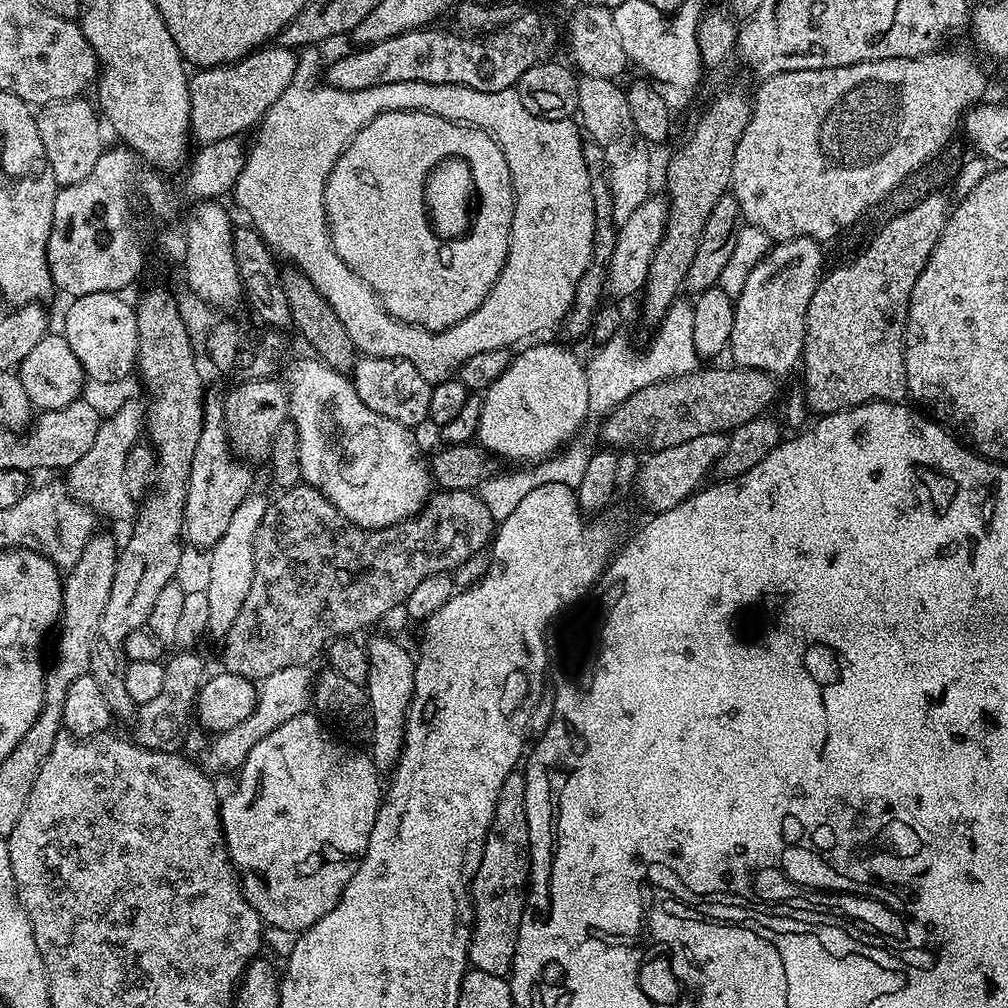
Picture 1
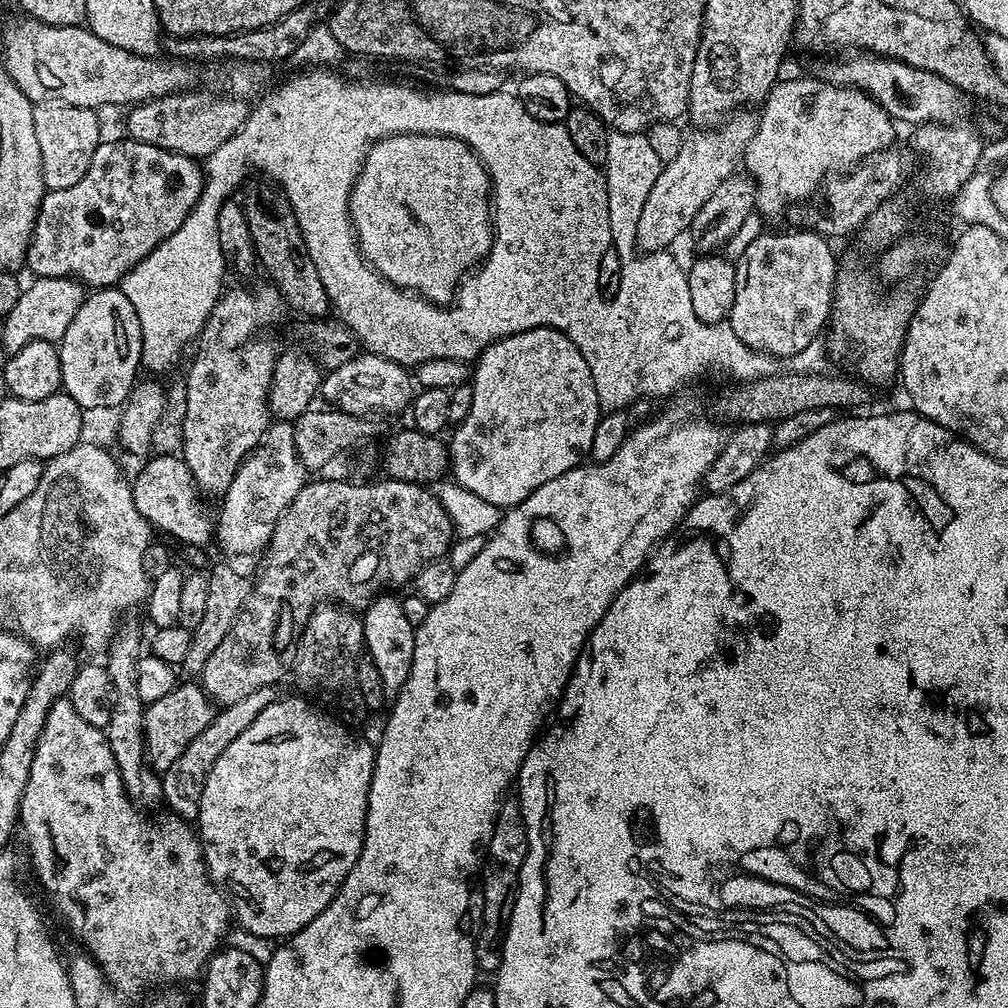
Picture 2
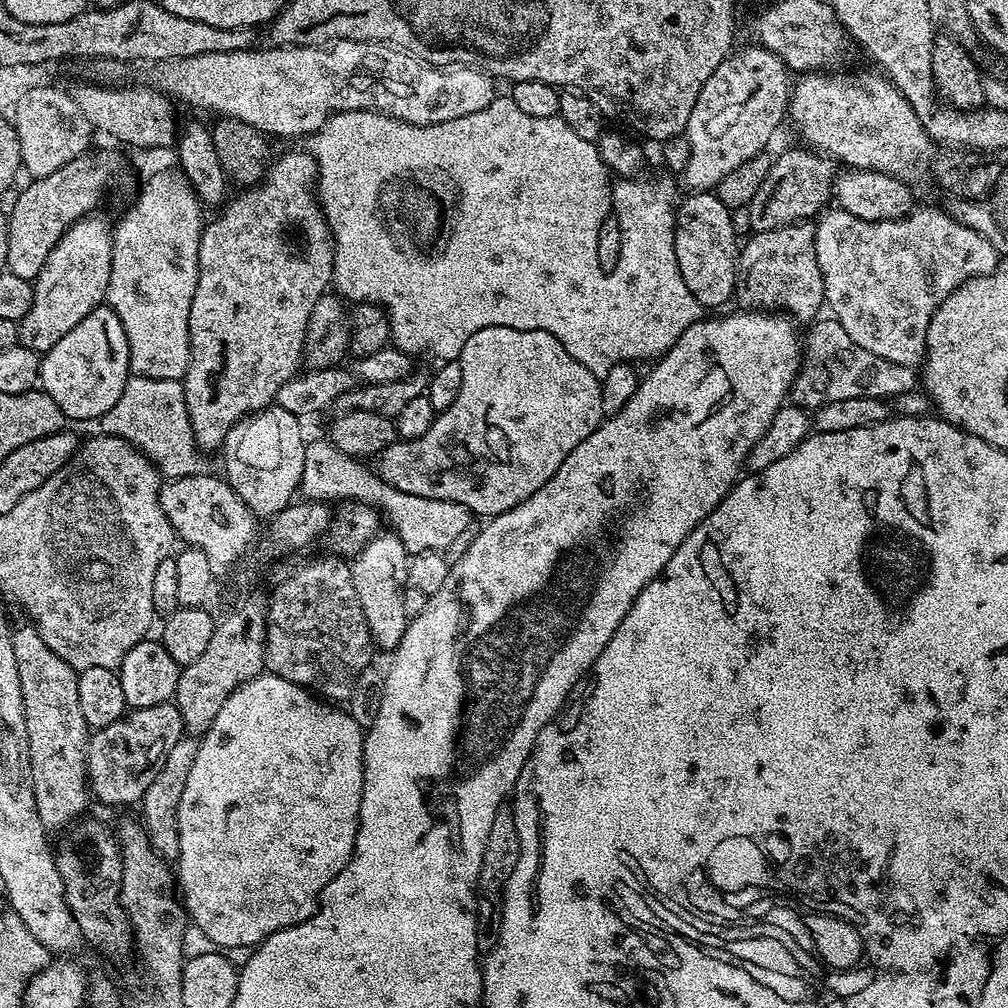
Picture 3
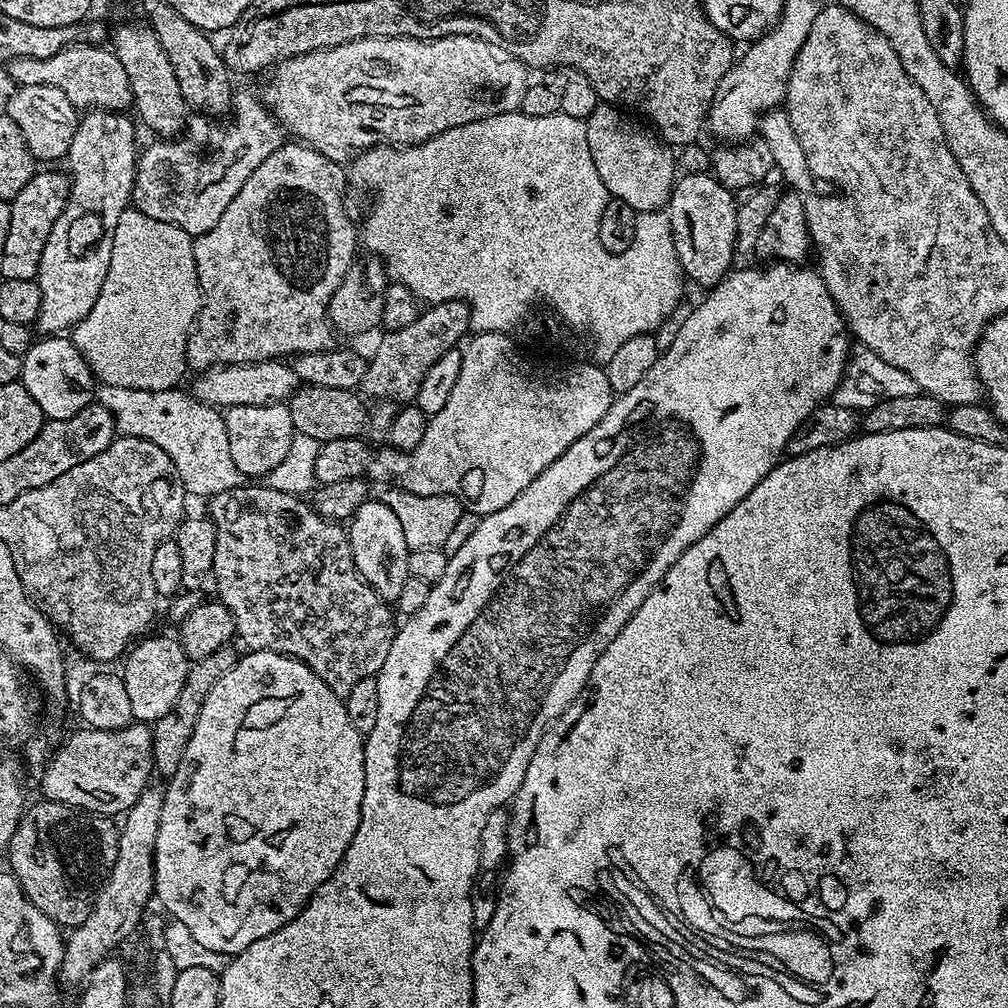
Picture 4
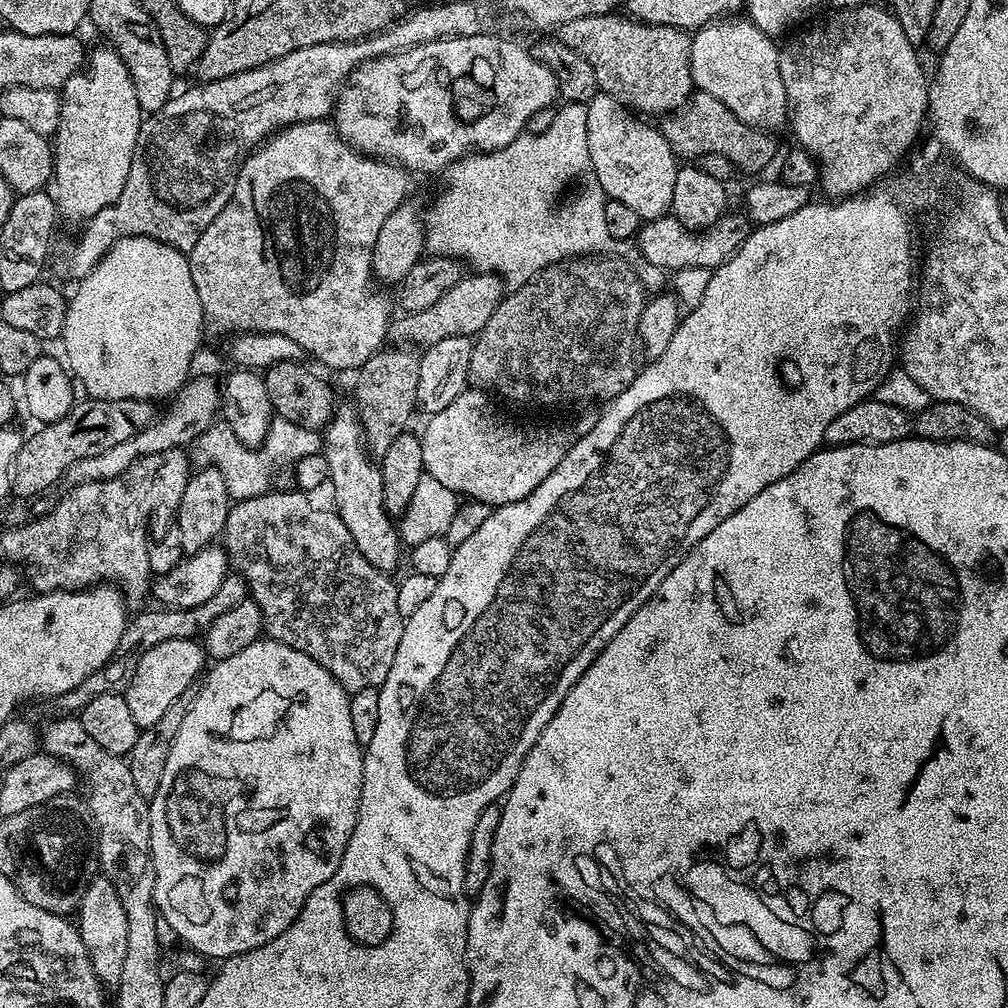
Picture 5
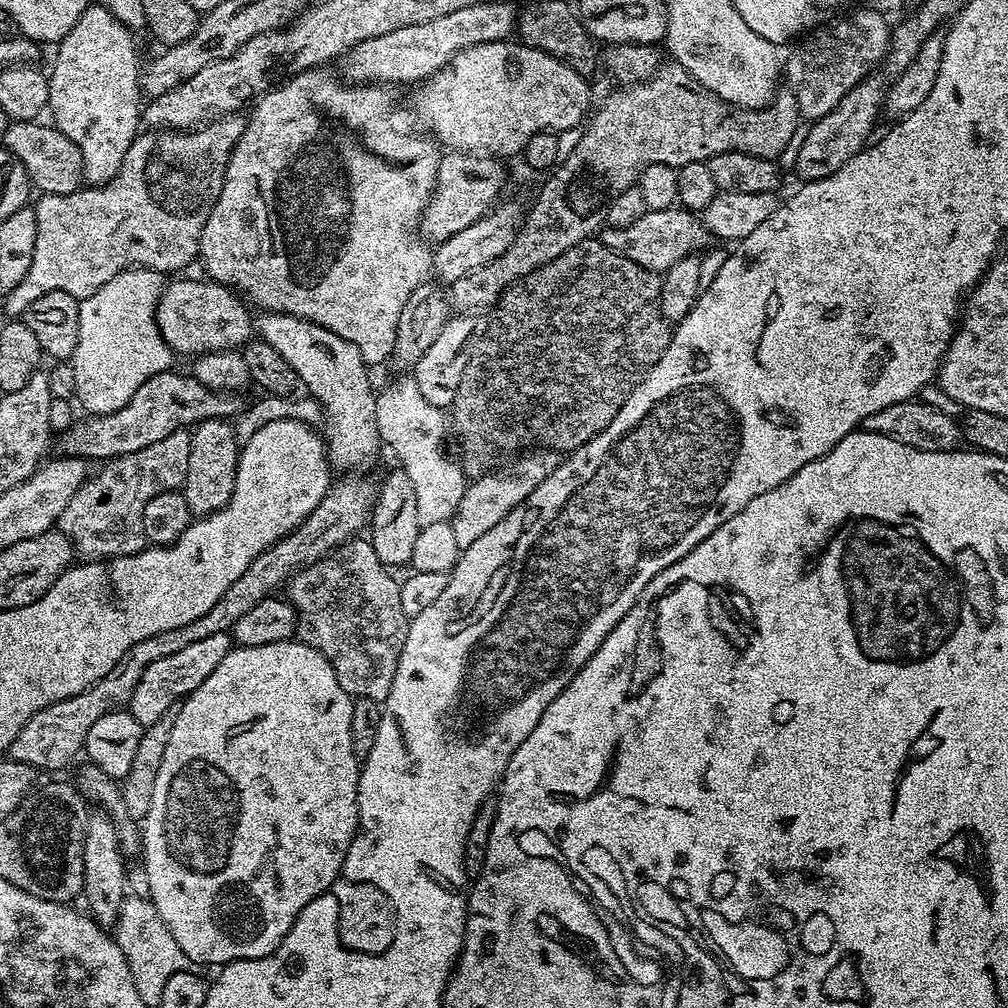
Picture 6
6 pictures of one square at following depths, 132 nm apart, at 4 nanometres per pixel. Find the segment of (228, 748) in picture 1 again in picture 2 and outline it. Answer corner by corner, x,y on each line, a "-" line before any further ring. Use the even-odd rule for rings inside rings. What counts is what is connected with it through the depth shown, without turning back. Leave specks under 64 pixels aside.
269,686
262,690
254,690
254,694
246,694
246,698
242,698
242,702
234,702
227,706
221,707
219,711
213,715
210,726
206,726
206,730
202,730
202,734
198,734
198,738
194,738
186,746
186,750
182,750
182,754
178,754
178,758
174,758
174,762
162,774
162,800
168,803
175,815
189,821
195,821
200,815
200,795
202,794
202,786
204,780
208,777
208,771
214,766
214,762
218,762
218,754
222,754
222,750
226,750
226,746
230,746
230,742
234,742
234,738
238,738
238,734
242,734
242,730
246,730
246,726
250,726
250,722
254,722
254,718
258,716
266,708
278,699
278,692
275,687

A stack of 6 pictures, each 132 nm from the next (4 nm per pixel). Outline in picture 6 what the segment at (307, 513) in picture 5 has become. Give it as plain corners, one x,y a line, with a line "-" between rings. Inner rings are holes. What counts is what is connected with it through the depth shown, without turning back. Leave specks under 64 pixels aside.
371,539
349,540
316,564
300,569
286,585
286,599
296,611
296,636
300,643
318,650
330,662
342,690
350,697
365,696
383,702
390,694
398,658
406,642
409,617
402,614
400,580
392,577
389,565
374,554

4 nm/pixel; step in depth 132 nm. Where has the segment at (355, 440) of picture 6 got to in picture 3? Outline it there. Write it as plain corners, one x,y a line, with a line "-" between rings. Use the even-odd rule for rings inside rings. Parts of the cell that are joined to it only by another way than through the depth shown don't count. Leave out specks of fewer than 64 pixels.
377,534
351,561
354,590
358,590
358,602
362,602
362,614
366,614
366,626
370,626
373,645
377,649
391,650
402,642
409,617
402,606
402,594
408,584
408,557
404,543
394,534

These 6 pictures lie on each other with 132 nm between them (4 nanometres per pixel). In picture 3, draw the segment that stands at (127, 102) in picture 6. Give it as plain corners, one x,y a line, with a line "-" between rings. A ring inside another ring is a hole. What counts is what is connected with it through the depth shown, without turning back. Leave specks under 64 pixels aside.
100,214
75,220
62,234
58,246
50,250
50,258
42,266
34,281
34,303
20,325
19,347
46,353
50,346
70,334
86,314
105,303
110,282
112,261
112,232
110,224

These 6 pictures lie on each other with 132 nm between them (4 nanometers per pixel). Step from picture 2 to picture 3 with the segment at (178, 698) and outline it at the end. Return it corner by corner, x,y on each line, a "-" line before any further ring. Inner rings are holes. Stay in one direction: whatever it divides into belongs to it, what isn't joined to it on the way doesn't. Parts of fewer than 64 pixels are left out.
169,702
159,704
158,706
146,706
145,708
131,709
127,714
120,717
118,722
114,722
105,728
95,729
88,737
88,787
91,795
96,796
104,804
109,804
112,808
120,808
123,804
139,805
141,798
146,794
146,786
150,786
150,782
154,782
154,778
158,774
158,770
162,770
162,762
166,762
166,754
170,754
170,750
174,750
174,746
185,735
184,723
182,722
182,714
176,709
175,703

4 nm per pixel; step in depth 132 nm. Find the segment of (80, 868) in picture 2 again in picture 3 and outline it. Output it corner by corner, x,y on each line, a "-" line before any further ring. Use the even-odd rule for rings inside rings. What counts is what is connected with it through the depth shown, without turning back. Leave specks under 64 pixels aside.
24,622
12,634
14,658
18,658
18,682
22,682
22,706
26,714
26,730
30,738
30,770
32,771
32,789
34,802
38,806
38,818
49,829
71,825
77,818
83,817
90,801
88,783
88,737
90,729
86,718
82,718
82,705
78,703
78,673
36,633
31,623

